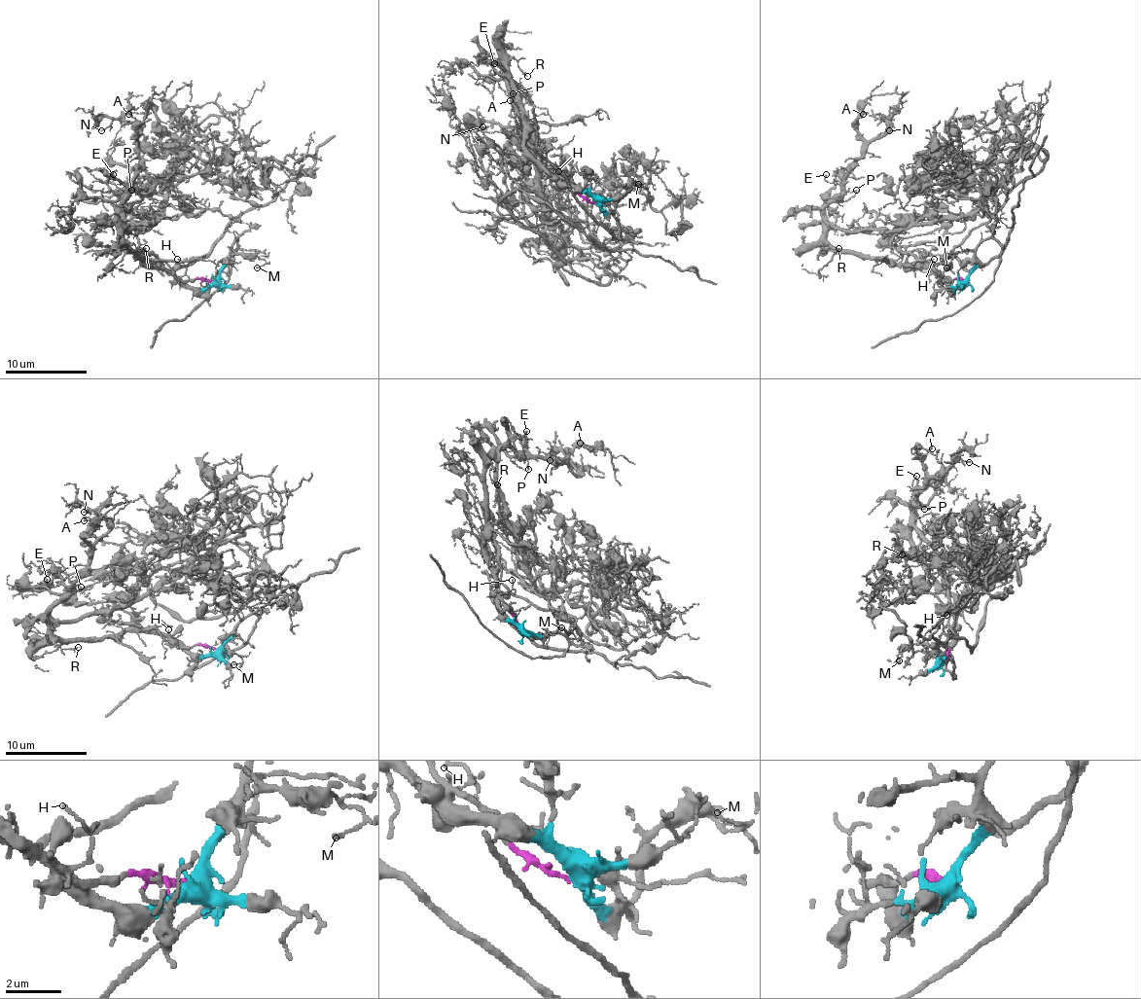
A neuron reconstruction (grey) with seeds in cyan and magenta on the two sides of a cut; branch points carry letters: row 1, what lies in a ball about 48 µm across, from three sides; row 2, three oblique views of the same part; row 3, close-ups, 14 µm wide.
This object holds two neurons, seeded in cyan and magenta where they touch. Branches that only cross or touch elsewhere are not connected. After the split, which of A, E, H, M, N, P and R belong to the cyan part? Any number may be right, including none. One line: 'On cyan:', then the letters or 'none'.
On cyan: A, E, H, M, N, P, R

